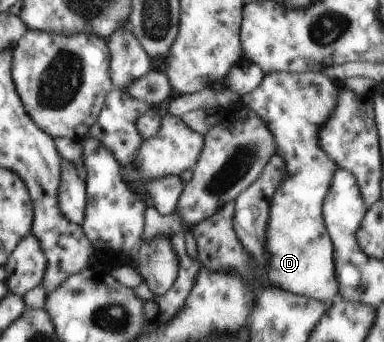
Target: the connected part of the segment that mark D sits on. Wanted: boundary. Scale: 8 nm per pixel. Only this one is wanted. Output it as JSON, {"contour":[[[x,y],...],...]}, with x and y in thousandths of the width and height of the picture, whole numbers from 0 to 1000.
{"contour":[[[839,205],[779,213],[711,211],[688,216],[682,240],[630,284],[630,301],[659,319],[703,377],[721,427],[721,453],[745,477],[750,515],[719,553],[703,594],[703,632],[695,675],[695,734],[701,734],[701,792],[674,798],[674,822],[706,827],[768,863],[844,880],[883,874],[880,822],[870,772],[867,719],[859,687],[849,678],[839,599],[859,550],[867,509],[883,494],[880,482],[854,456],[854,444],[836,430],[833,383],[872,325],[878,307],[880,246]]]}

